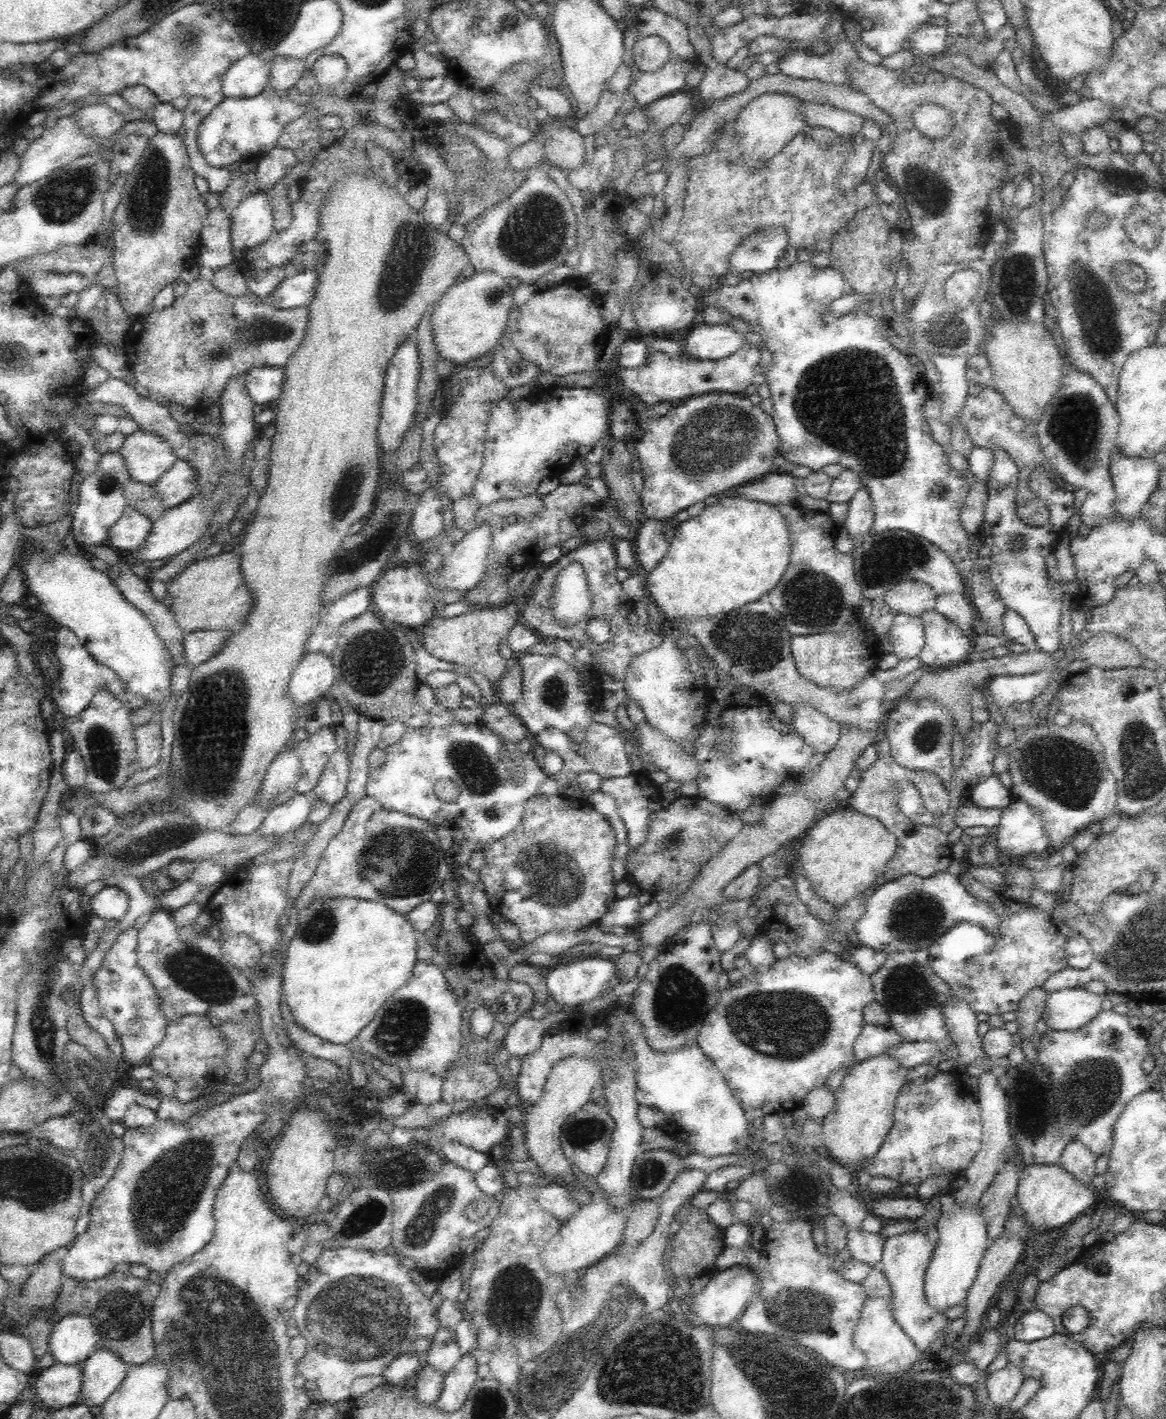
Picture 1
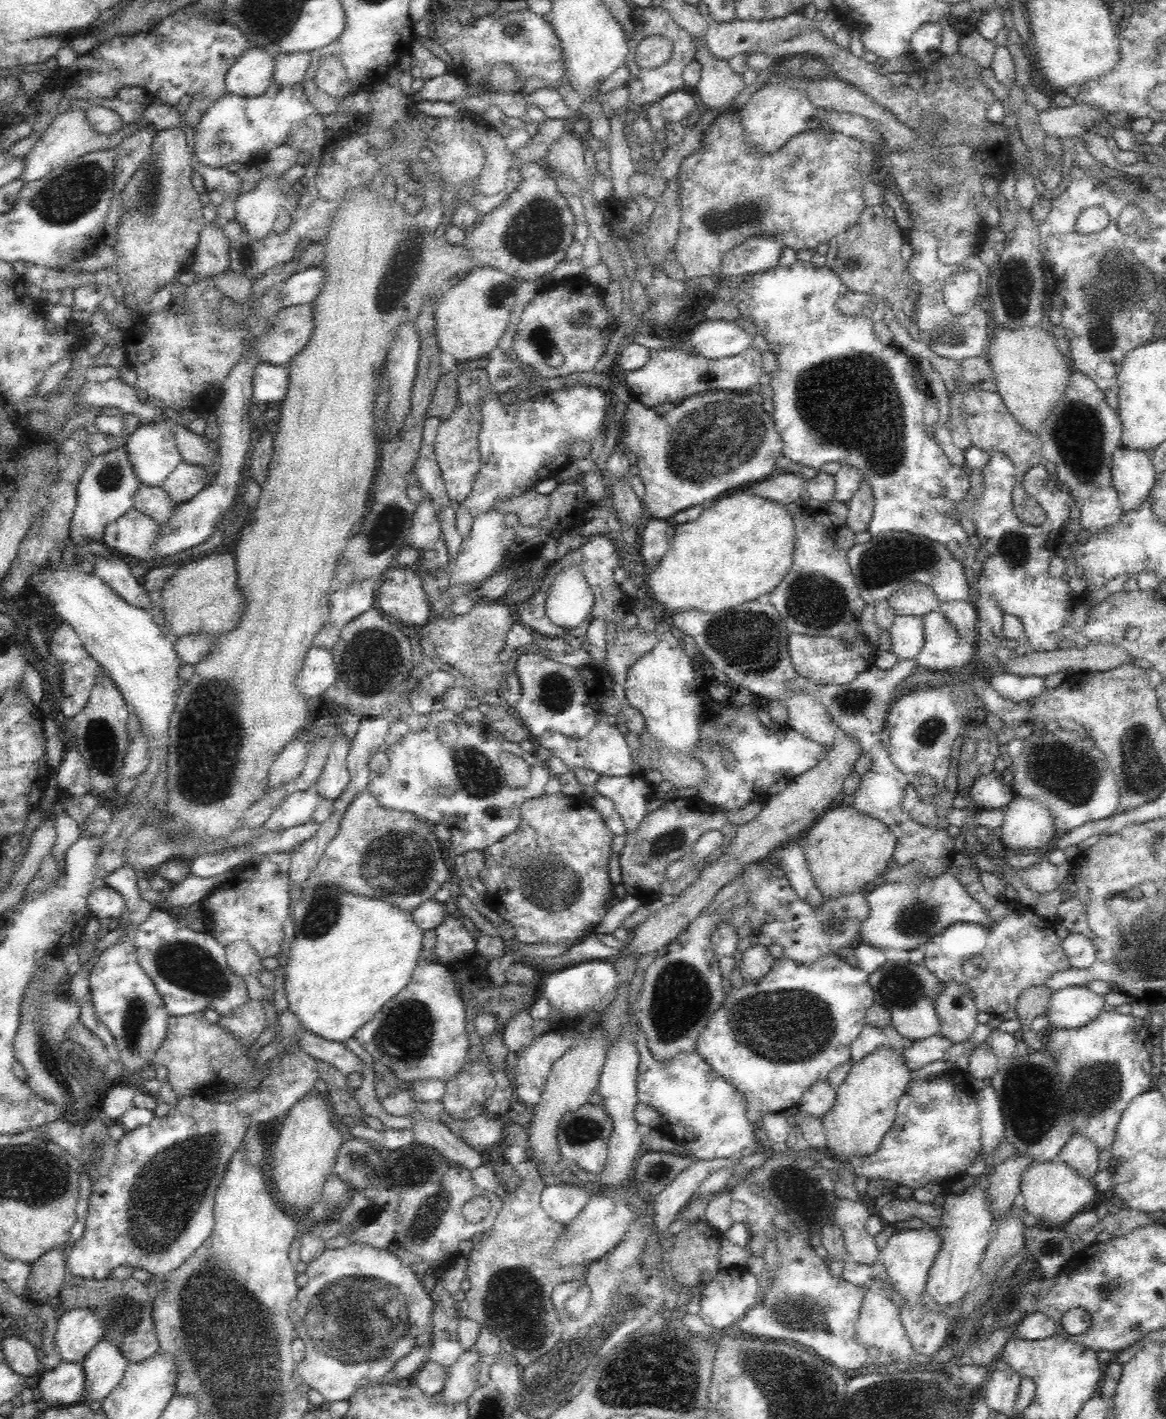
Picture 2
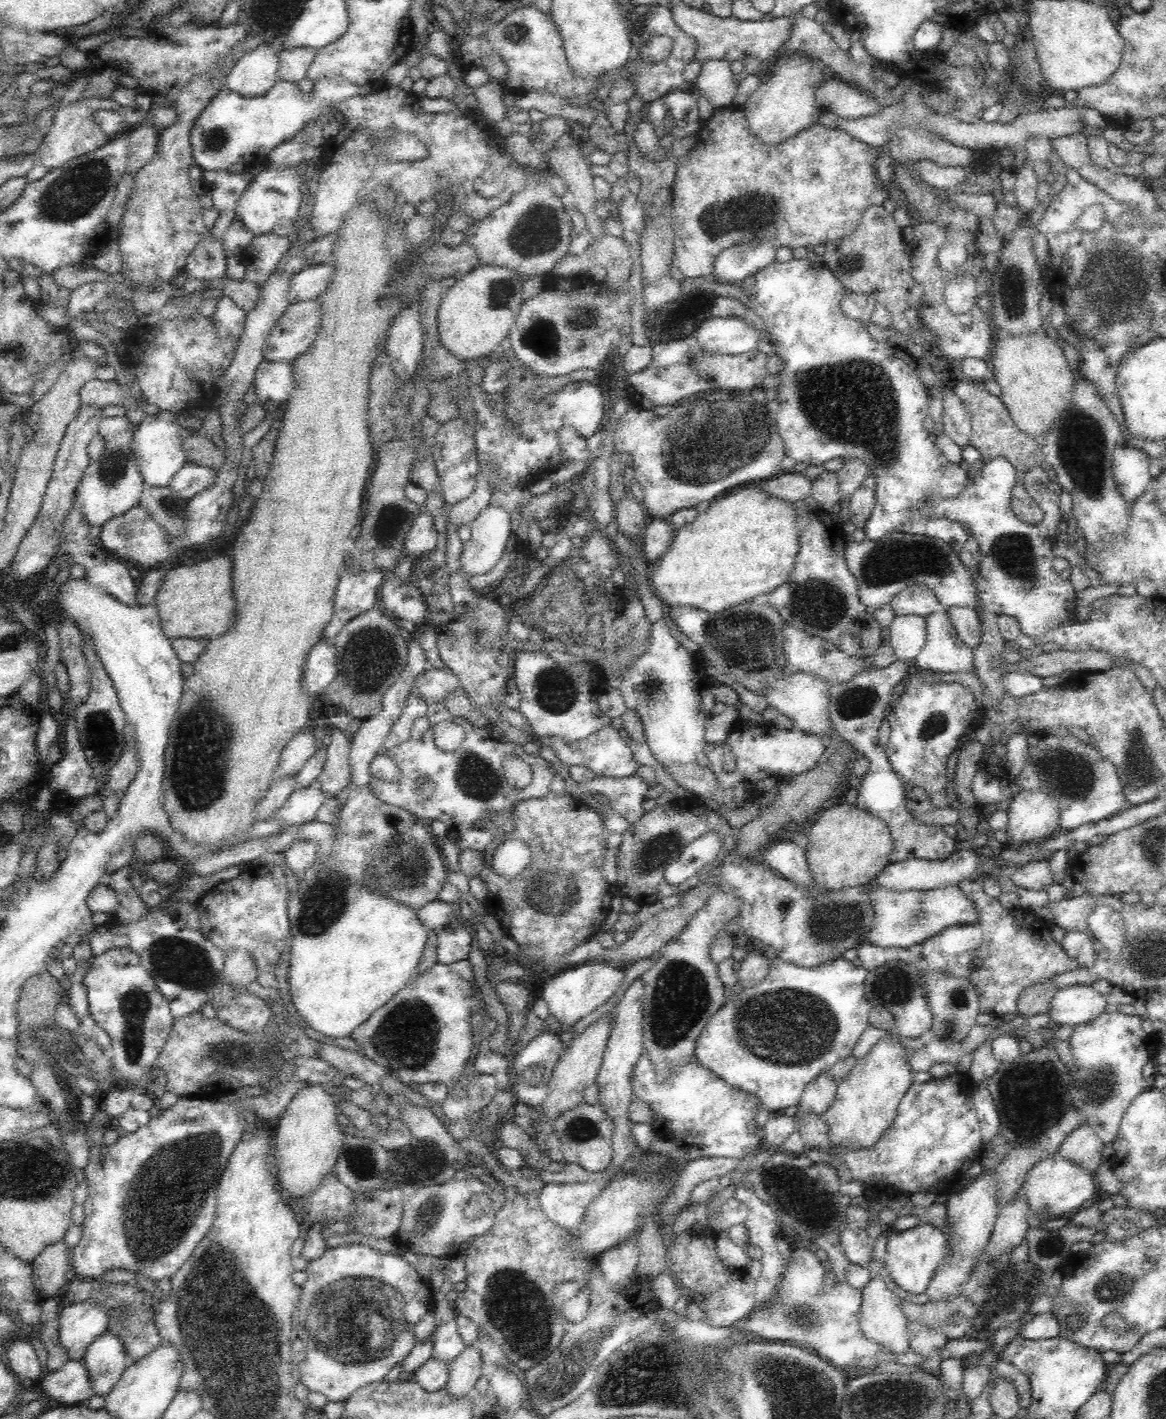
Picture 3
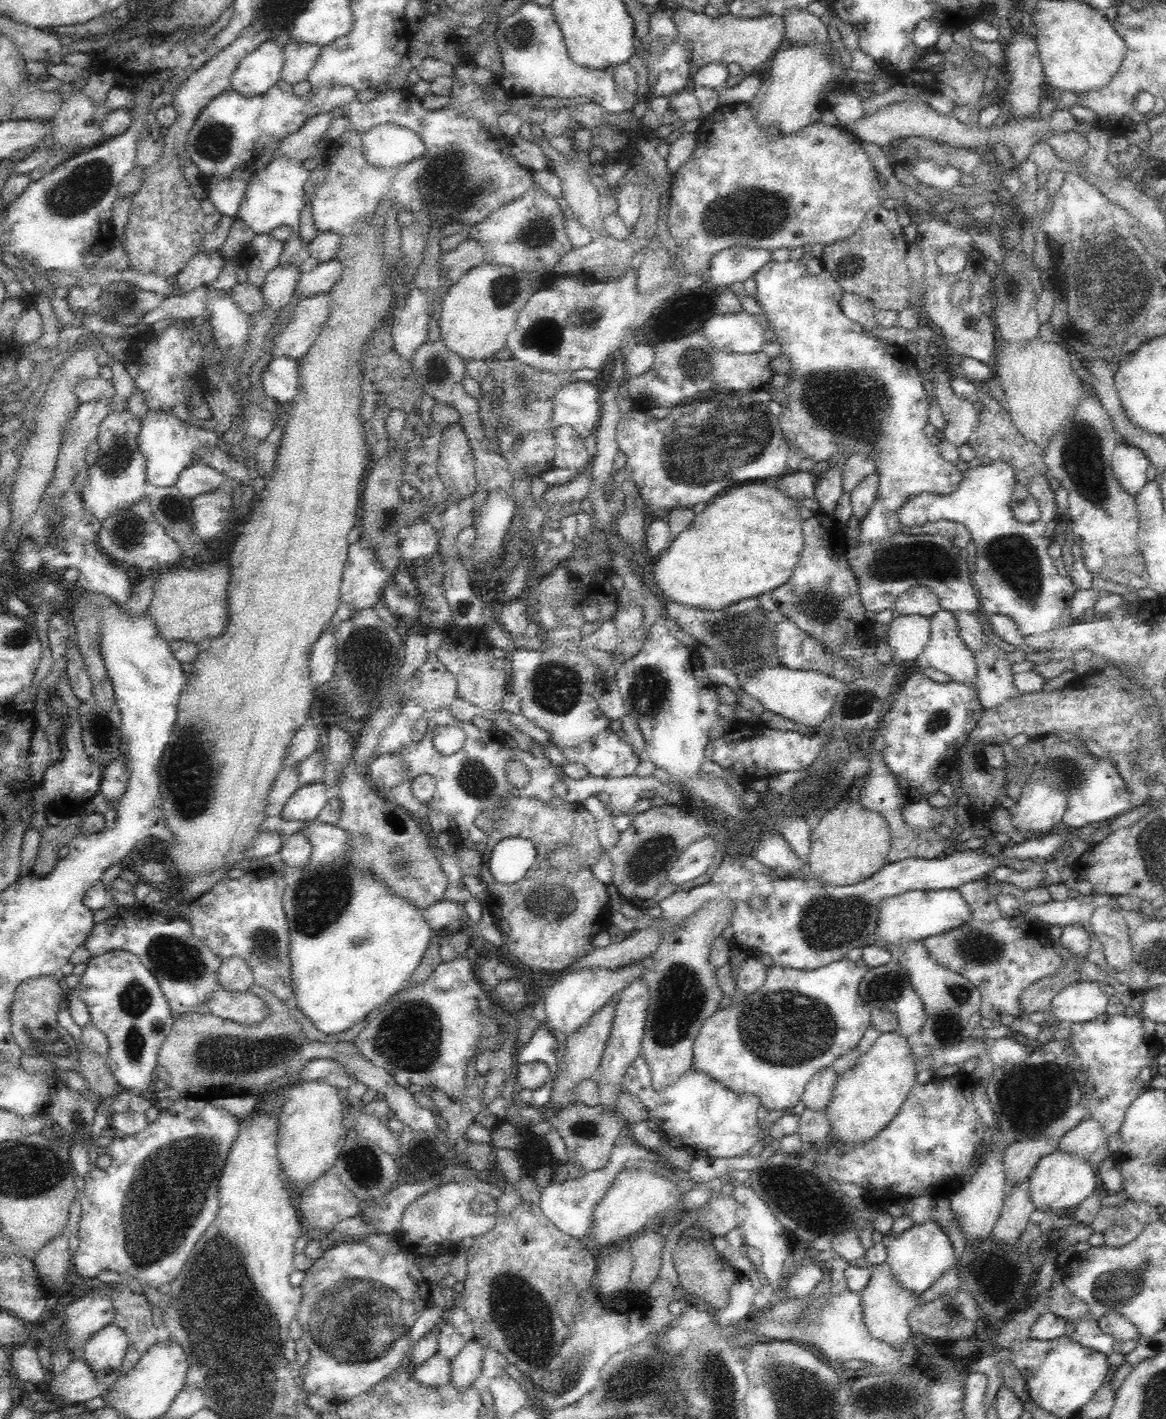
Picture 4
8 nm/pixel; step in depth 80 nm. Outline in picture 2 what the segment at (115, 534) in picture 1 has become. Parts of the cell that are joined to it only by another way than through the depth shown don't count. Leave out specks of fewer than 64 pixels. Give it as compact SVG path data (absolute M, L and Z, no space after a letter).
M132 507L118 520L105 526L102 542L112 552L116 550L150 564L154 560L152 544L160 526L148 515Z

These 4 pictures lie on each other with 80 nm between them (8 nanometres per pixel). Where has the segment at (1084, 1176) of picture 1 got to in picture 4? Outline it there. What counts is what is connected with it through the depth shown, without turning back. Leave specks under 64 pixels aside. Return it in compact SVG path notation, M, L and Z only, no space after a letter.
M1090 1116L1059 1138L1058 1151L1084 1157L1094 1168L1111 1155L1102 1125Z

